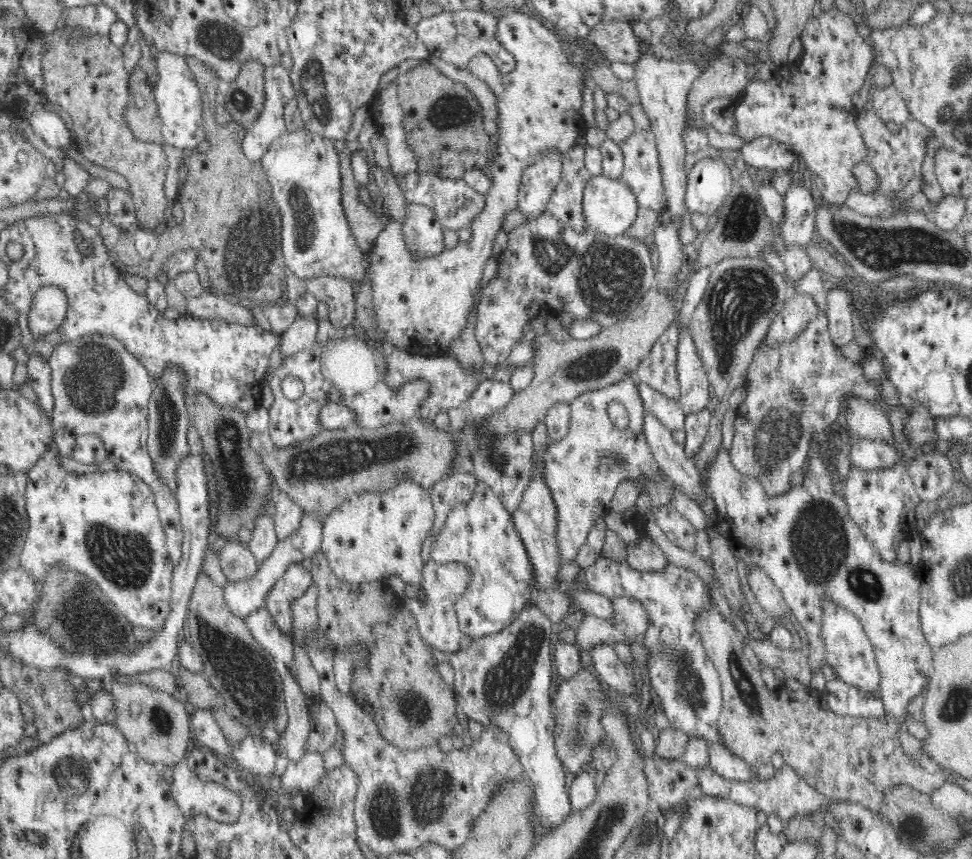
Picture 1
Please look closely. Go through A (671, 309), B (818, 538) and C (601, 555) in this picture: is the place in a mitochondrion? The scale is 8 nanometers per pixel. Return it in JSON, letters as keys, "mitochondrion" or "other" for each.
{"A":"other","B":"mitochondrion","C":"other"}

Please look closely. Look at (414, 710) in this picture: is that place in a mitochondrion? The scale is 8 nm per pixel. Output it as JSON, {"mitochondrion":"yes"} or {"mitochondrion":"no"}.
{"mitochondrion":"yes"}

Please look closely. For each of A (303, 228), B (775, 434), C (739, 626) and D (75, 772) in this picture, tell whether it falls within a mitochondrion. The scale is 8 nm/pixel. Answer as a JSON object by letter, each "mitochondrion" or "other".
{"A":"mitochondrion","B":"mitochondrion","C":"other","D":"mitochondrion"}

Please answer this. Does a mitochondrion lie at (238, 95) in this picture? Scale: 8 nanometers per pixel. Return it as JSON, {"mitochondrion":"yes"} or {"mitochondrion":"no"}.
{"mitochondrion":"yes"}

